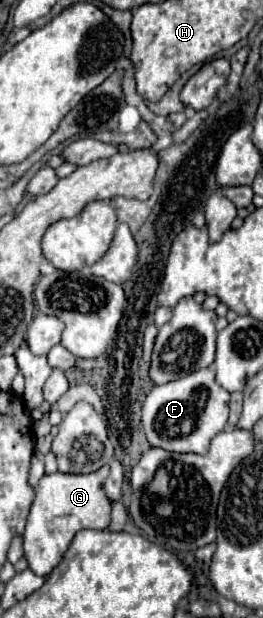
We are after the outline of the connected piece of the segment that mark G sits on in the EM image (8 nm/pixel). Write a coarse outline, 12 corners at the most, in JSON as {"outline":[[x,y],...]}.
{"outline":[[109,467],[45,473],[23,535],[47,577],[73,535],[107,529]]}

